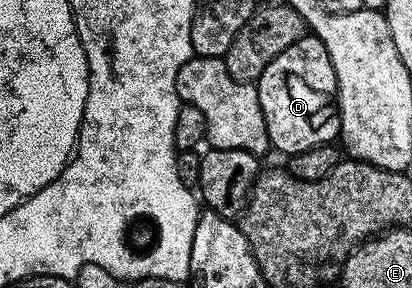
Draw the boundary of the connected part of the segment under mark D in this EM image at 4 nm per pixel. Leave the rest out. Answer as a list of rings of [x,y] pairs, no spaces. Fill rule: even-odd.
[[[306,33],[293,45],[279,53],[269,65],[263,69],[260,79],[255,83],[259,105],[263,109],[263,117],[269,134],[269,146],[275,152],[282,151],[285,157],[303,153],[307,149],[324,147],[332,144],[341,133],[341,117],[337,114],[337,104],[334,102],[337,93],[337,78],[331,65],[331,57],[319,41],[319,37]]]

